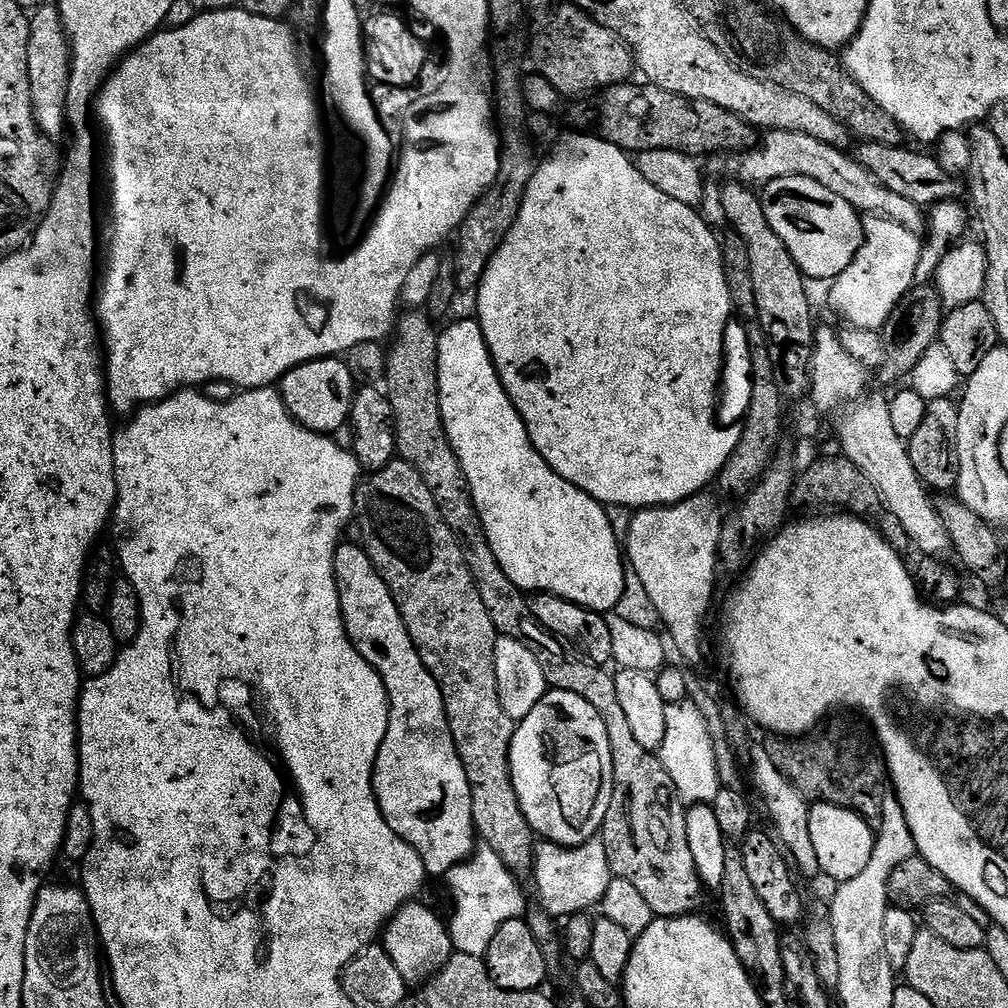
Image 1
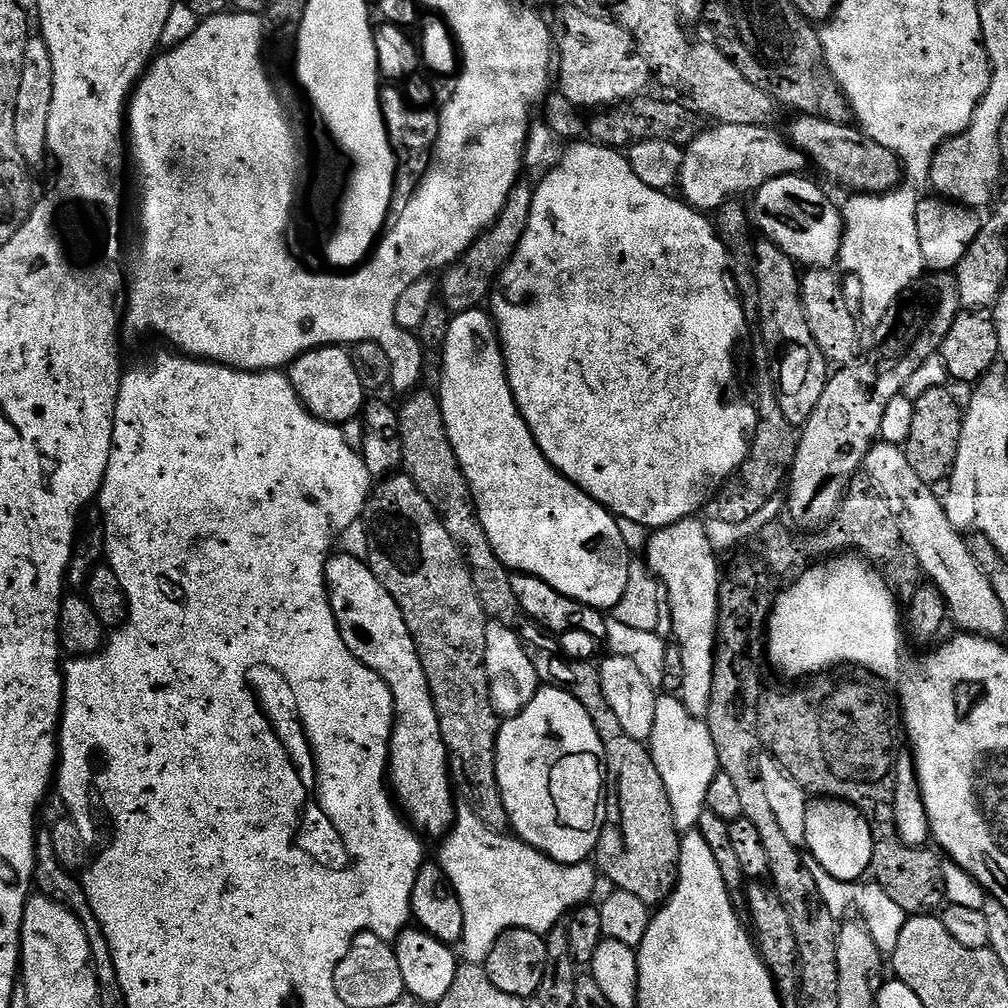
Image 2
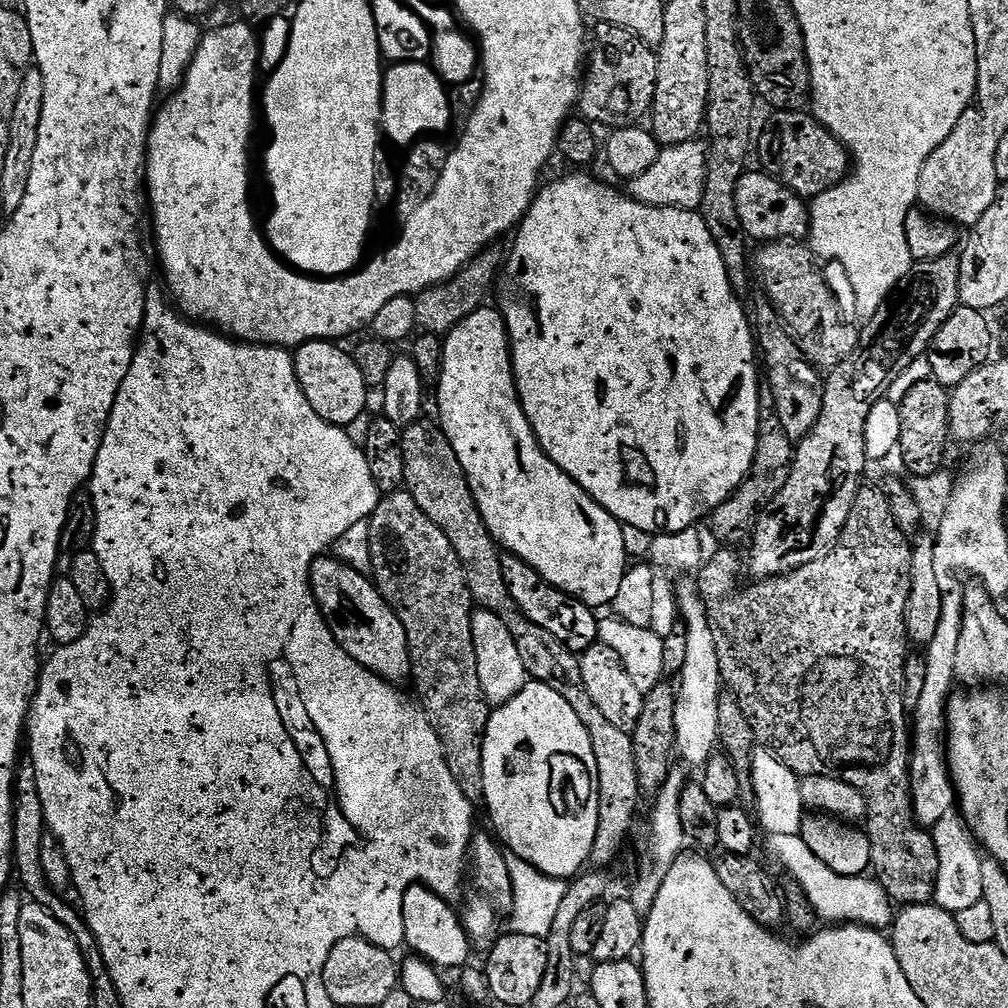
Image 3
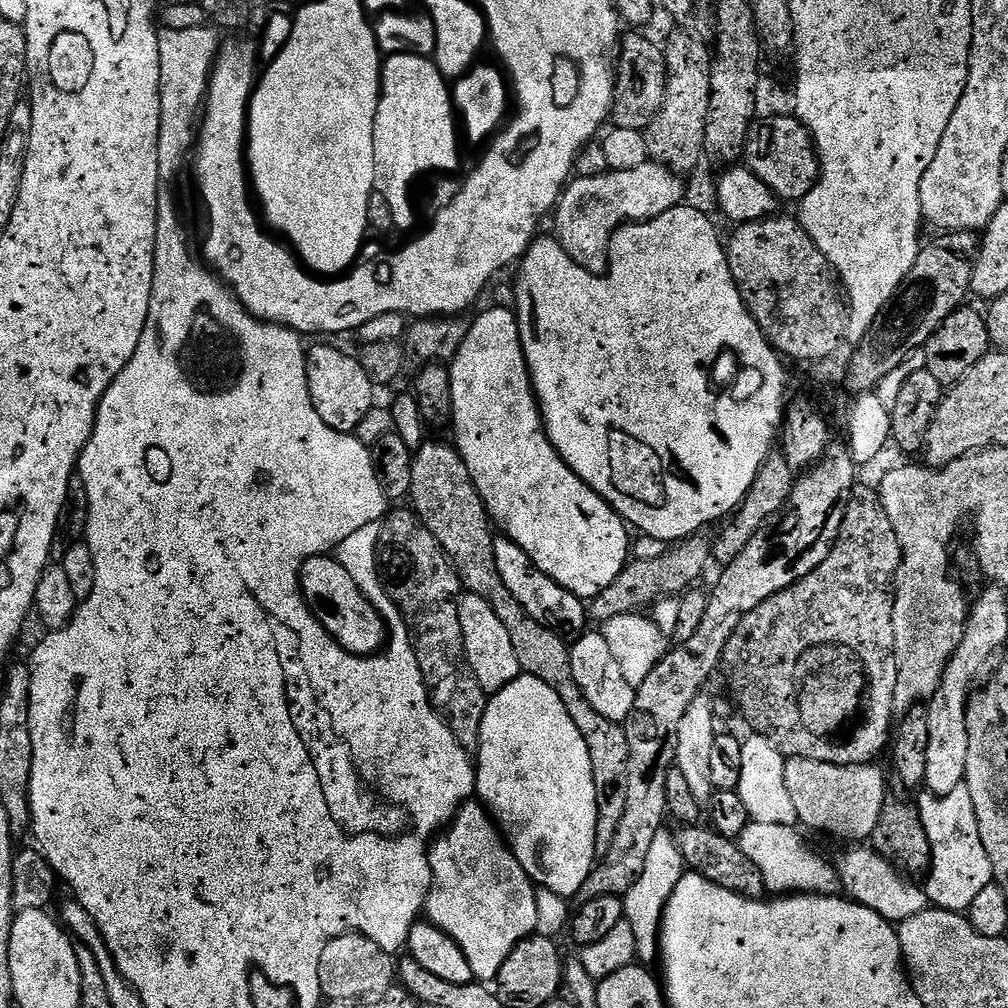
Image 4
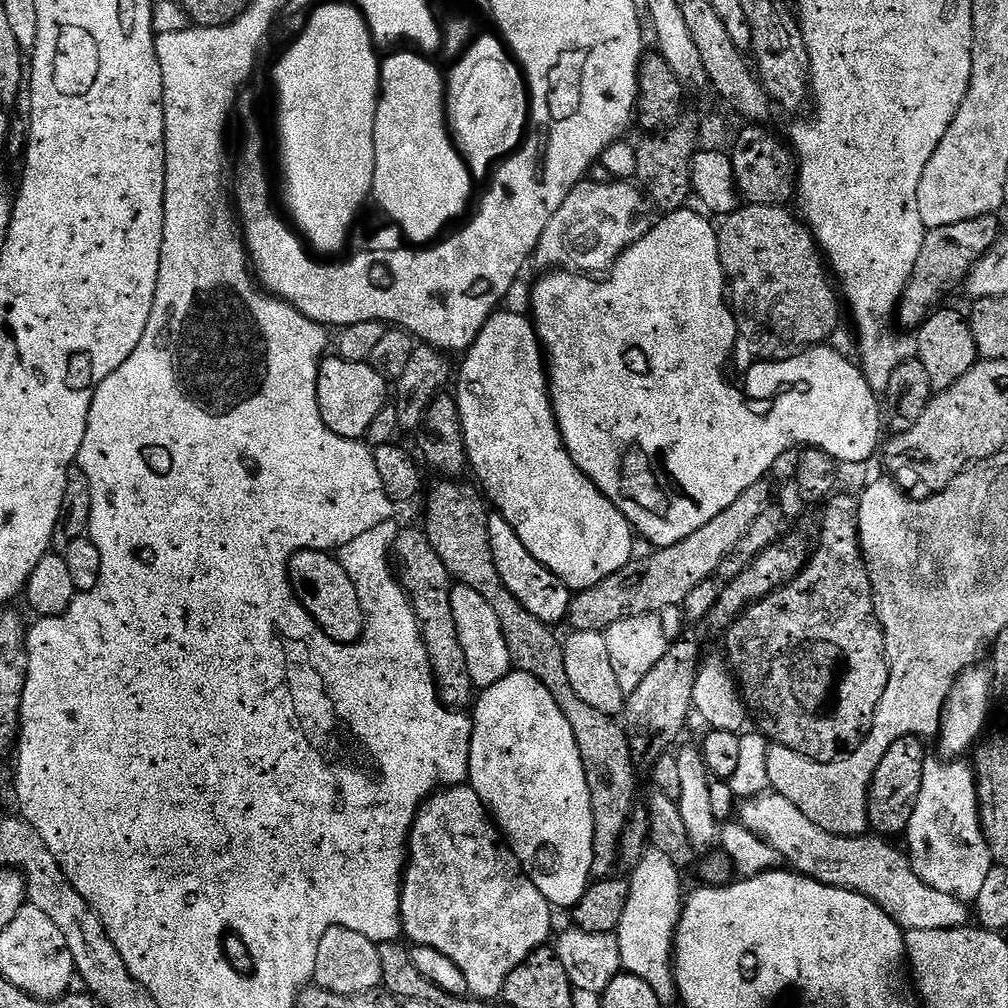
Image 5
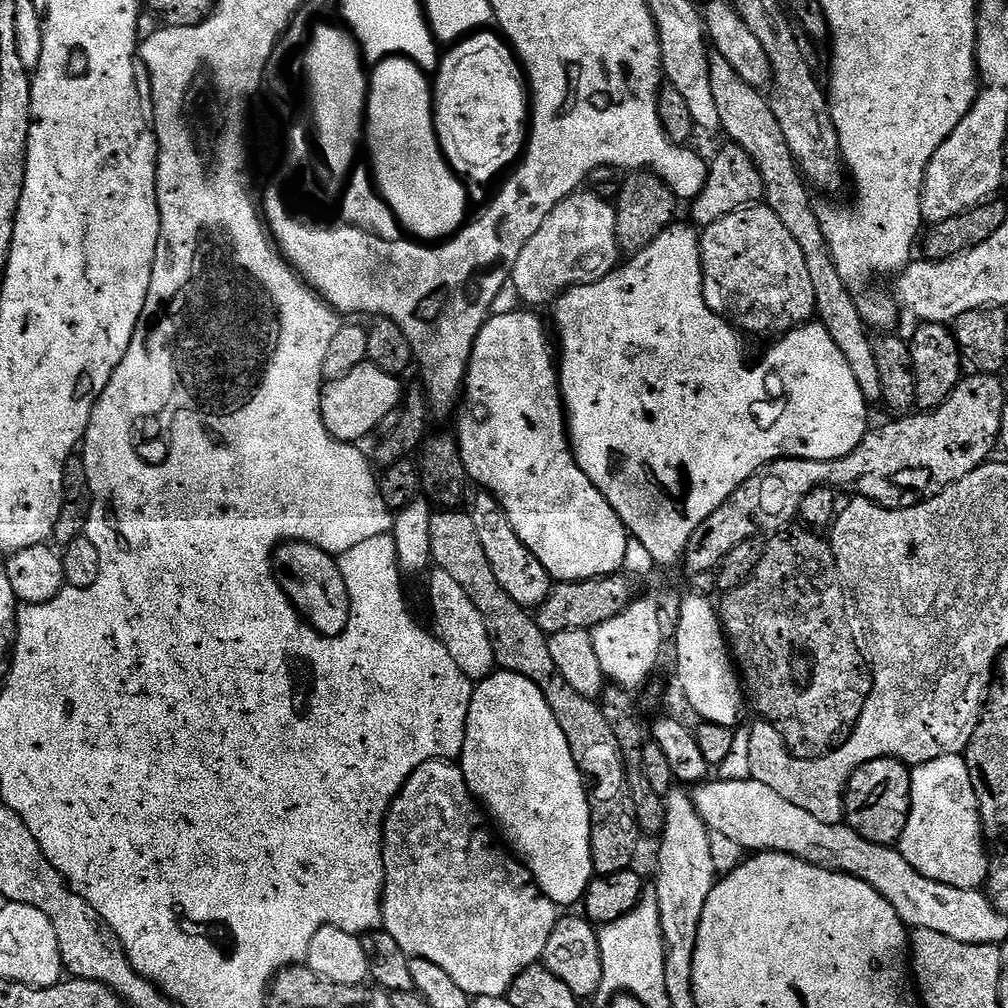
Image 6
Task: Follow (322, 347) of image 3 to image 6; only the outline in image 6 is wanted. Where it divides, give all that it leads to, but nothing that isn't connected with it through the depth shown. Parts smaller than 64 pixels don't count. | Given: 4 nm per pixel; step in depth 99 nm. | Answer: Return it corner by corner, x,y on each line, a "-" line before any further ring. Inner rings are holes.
371,362
354,366
346,378
327,381
320,393
320,413
326,430
330,430
332,437
343,444
356,444
366,439
388,415
391,417
401,407
400,382
400,376
383,372

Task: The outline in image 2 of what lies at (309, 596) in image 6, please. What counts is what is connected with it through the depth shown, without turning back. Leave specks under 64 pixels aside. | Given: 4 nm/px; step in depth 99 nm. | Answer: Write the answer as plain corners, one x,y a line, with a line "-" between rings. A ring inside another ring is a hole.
341,551
329,555
324,564
324,584
328,588
328,601
334,610
334,618
338,630
342,634
342,642
367,668
374,670
386,682
392,695
392,740
388,744
388,766
390,769
390,788
417,833
425,837
443,838
452,831
458,811
454,799
454,781
450,775
450,757
448,747
444,744
442,730
438,726
438,712
434,710
434,698
430,694
430,686
426,682
426,670
422,670
422,662
412,664
414,638
402,618
402,610
398,610
398,602
378,582
376,575
370,570
367,562
351,557

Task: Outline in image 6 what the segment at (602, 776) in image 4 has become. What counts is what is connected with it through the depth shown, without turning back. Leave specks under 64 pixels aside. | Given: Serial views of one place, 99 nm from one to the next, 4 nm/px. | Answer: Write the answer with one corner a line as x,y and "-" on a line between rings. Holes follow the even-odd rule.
433,511
430,550
431,563
436,568
446,570
450,578
455,578
462,585
462,590
470,594
470,602
478,606
482,618
486,618
486,630
490,630
497,665
505,672
530,678
530,682
542,690
542,698
546,698
550,710
554,710
554,718
558,718
558,726
562,726
570,742
570,754
574,754
574,762
588,789
593,873
605,876
632,868
632,859
640,848
642,833
636,821
634,801
624,773
624,759
618,738
614,738
614,730
610,730
606,714
602,714
597,701
578,694
578,690
574,690
574,686
570,686
570,682
558,674
558,666
554,666
554,657
550,654
548,637
536,624
535,615
514,602
514,598
502,590
498,578
494,578
494,570
490,570
490,558
486,558
486,550
478,539
478,529
474,526
471,511

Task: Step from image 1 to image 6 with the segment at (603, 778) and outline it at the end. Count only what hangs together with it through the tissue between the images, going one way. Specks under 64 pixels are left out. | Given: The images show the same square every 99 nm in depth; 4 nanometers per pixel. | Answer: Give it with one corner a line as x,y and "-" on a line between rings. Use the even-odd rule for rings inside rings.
496,670
493,671
492,675
479,681
473,687
470,710
466,718
466,738
458,757
458,763
468,783
468,789
472,791
472,795
486,809
487,815
493,821
496,819
500,823
501,829
499,828
499,831
502,833
502,836
502,831
504,831
505,836
503,836
503,839
510,845
511,851
517,857
522,858
522,863
530,869
533,878
536,879
536,885
543,890
546,898
553,900
557,906
564,906
564,904
579,905
583,901
584,892
587,890
588,884
592,881
594,875
592,870
592,855
590,854
590,826
592,823
590,822
588,789
583,776
581,776
578,770
578,766
574,762
574,754
570,754
570,742
566,738
562,726
558,726
558,718
554,718
554,710
550,710
546,698
542,698
542,690
538,690
538,686
534,686
534,682
530,682
530,678
526,678
522,674

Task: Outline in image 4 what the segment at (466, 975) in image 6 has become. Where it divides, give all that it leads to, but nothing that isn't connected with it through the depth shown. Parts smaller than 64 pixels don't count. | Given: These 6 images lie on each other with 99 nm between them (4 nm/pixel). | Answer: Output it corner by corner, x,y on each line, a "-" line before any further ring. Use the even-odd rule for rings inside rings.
465,802
461,804
459,810
456,811
456,816
452,819
450,827
447,830
441,831
433,839
430,845
428,861
430,862
430,870
432,871
432,889
428,891
426,901
427,923
438,926
450,938
454,938
454,942
460,947
462,954
466,954
466,962
477,981
495,981
496,975
502,970
502,962
506,962
506,958
510,958
510,950
514,950
514,946
518,946
518,942
522,942
526,937
536,932
536,927
538,926
537,885
533,884
532,878
526,874
526,870
522,870
518,858
512,853
512,849
509,848
507,839
502,835
496,821
492,819
488,809
479,802

